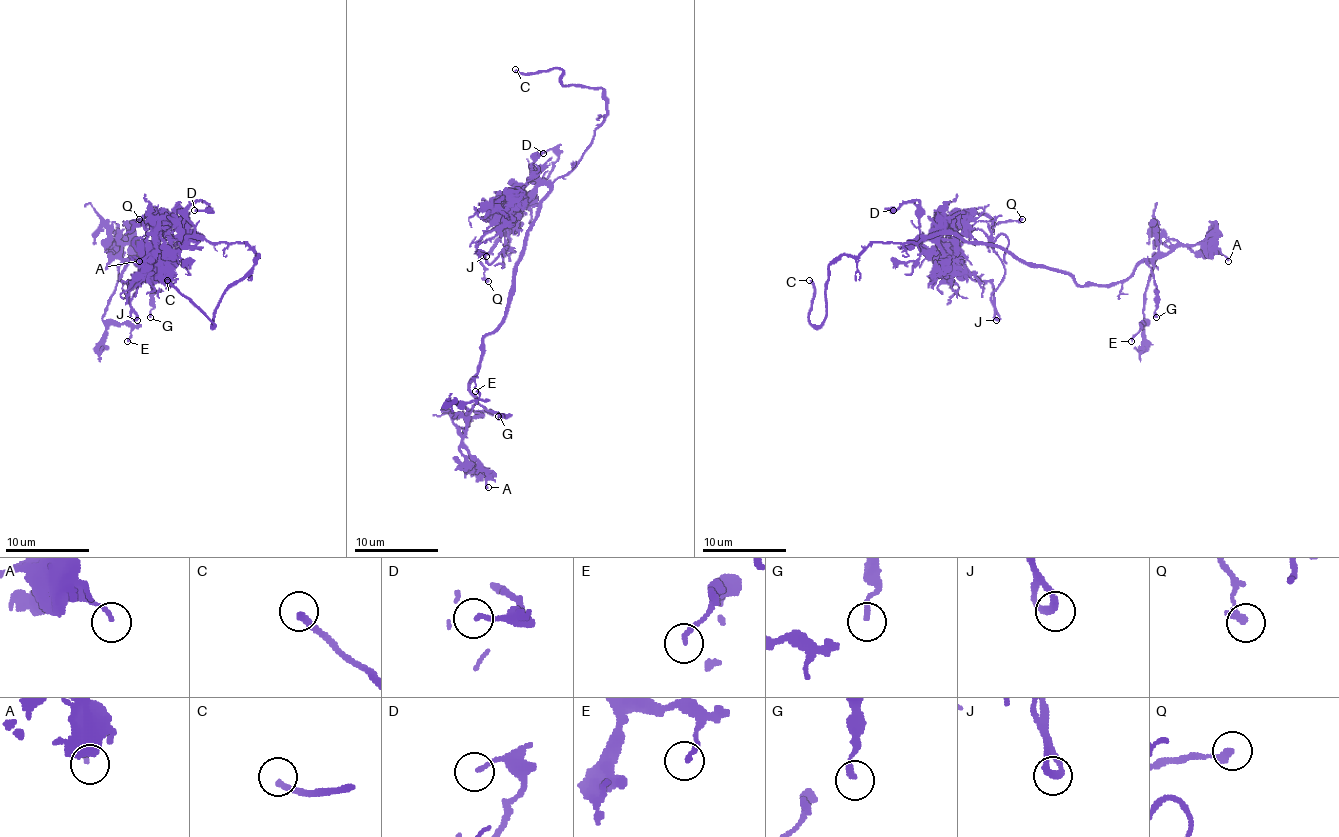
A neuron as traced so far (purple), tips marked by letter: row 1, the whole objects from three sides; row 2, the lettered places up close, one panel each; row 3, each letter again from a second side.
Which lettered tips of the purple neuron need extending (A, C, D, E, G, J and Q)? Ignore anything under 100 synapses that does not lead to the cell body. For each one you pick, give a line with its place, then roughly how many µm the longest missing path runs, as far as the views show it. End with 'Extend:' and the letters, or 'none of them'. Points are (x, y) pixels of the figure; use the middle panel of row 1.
C: Place: (515, 69). Missing length about 35 µm
Extend: C

